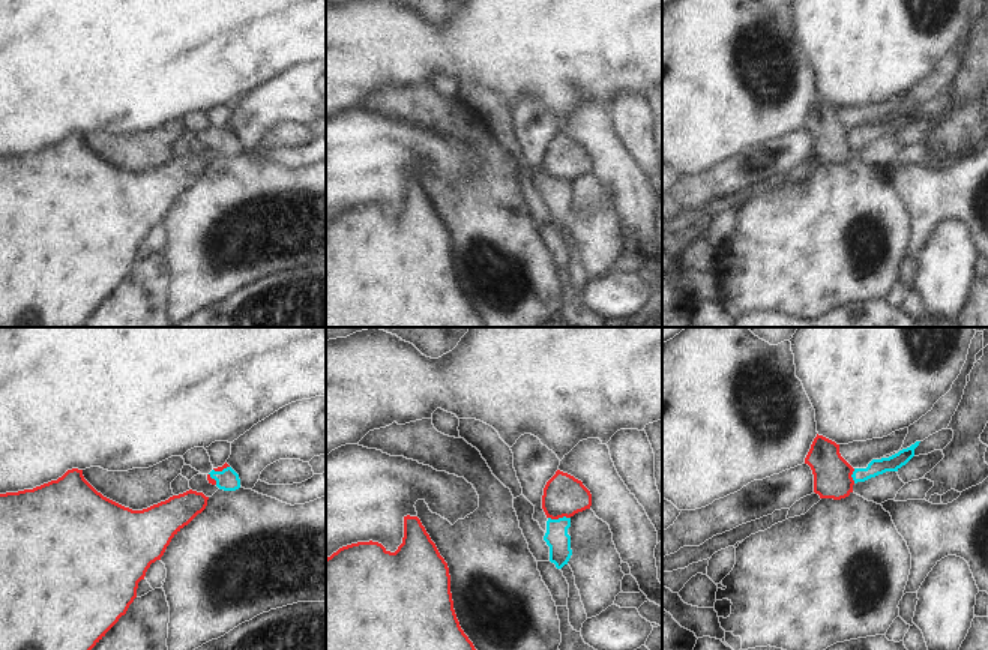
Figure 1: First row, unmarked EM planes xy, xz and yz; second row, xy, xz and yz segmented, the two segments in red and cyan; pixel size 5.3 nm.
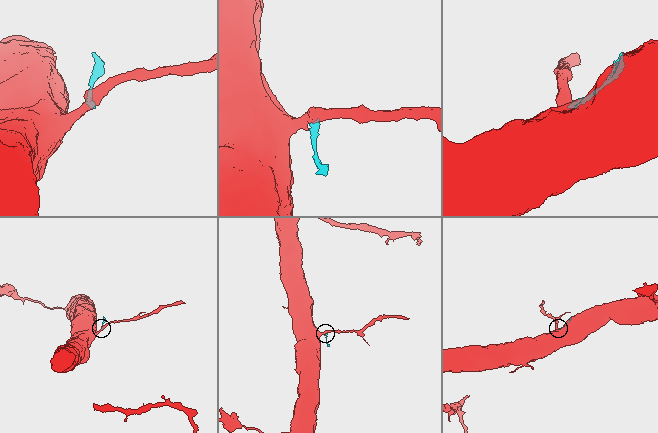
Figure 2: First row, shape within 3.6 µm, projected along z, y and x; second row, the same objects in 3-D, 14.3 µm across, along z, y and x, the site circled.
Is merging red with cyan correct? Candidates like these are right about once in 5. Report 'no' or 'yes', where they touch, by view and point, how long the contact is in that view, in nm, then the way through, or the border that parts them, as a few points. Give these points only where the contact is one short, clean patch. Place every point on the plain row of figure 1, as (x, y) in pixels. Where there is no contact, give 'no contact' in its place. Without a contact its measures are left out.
no | xz (559, 180) | 120 nm | along xz (548, 180), (569, 182)

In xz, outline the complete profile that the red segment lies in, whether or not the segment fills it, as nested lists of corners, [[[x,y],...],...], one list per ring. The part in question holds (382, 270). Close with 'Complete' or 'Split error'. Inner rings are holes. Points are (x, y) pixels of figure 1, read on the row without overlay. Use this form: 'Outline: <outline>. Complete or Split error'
Outline: [[[404,180],[402,207],[395,216],[369,204],[342,210],[326,222],[326,327],[485,327],[456,282],[447,227],[417,180]]]. Complete.

